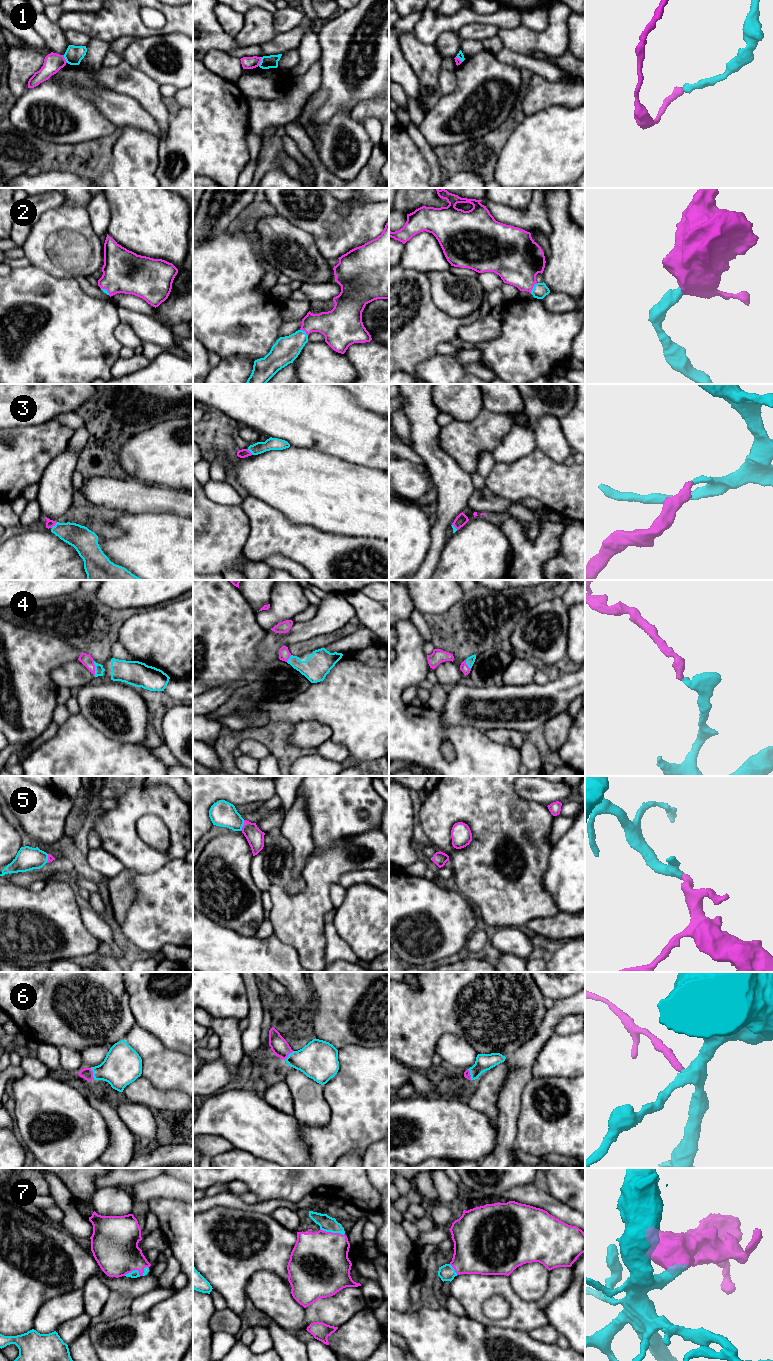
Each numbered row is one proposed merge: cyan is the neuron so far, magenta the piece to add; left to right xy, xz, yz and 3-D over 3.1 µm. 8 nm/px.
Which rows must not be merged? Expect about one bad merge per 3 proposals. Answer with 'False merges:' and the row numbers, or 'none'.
False merges: 1

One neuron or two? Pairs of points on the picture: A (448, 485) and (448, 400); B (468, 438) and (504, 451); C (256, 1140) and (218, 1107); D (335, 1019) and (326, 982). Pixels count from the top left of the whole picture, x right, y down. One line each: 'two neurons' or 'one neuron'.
A: two neurons
B: two neurons
C: one neuron
D: one neuron

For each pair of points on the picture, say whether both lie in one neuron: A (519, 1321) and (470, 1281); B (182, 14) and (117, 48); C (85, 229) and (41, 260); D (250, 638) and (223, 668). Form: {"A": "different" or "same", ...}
{"A": "same", "B": "different", "C": "same", "D": "same"}

